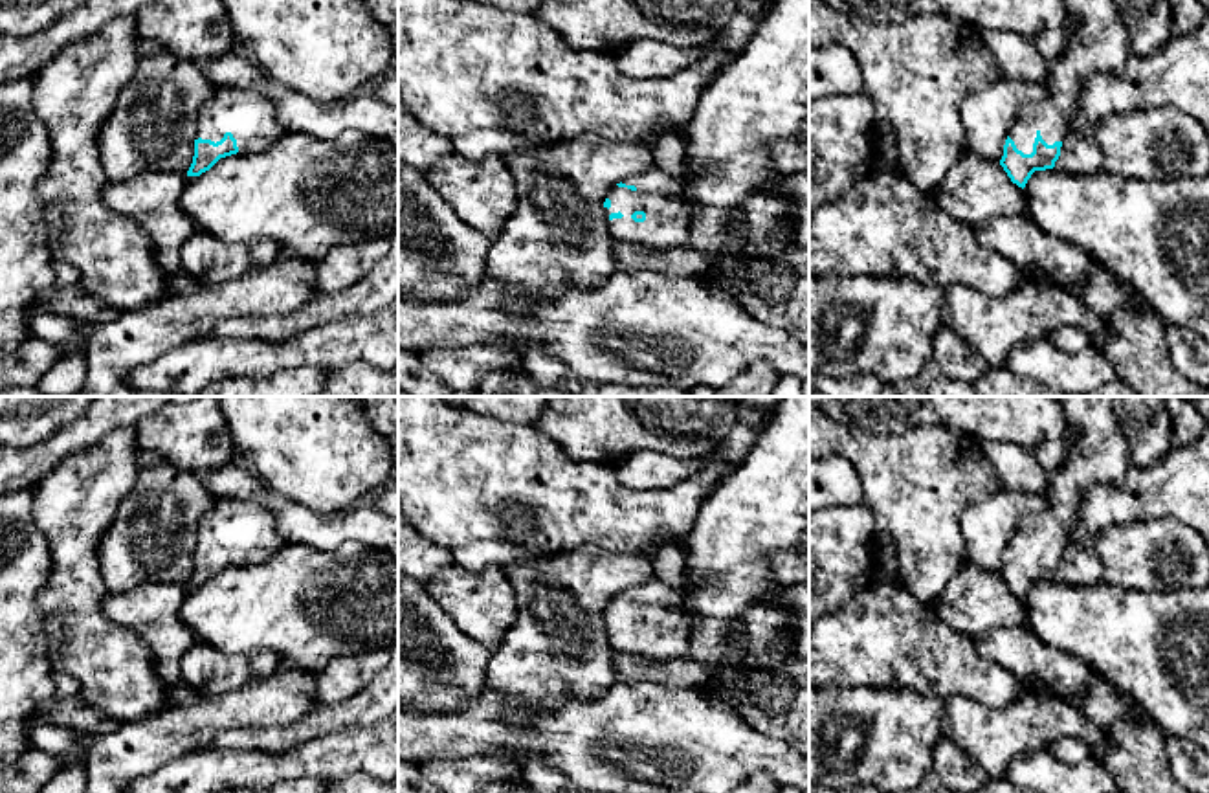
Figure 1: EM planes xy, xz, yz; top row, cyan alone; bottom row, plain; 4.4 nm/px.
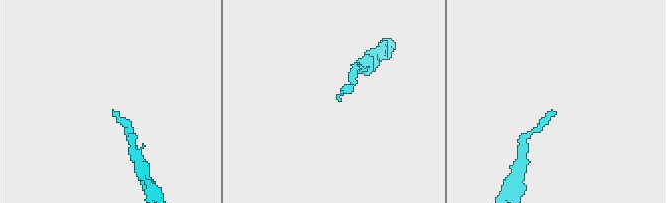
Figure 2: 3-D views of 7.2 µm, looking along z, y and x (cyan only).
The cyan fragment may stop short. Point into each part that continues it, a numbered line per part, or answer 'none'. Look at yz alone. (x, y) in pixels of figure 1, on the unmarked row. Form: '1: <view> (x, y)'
1: yz (1099, 454)

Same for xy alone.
1: xy (250, 527)

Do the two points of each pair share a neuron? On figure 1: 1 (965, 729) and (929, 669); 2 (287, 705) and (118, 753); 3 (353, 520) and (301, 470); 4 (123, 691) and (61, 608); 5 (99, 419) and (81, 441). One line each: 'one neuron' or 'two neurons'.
1: two neurons
2: one neuron
3: two neurons
4: one neuron
5: one neuron

